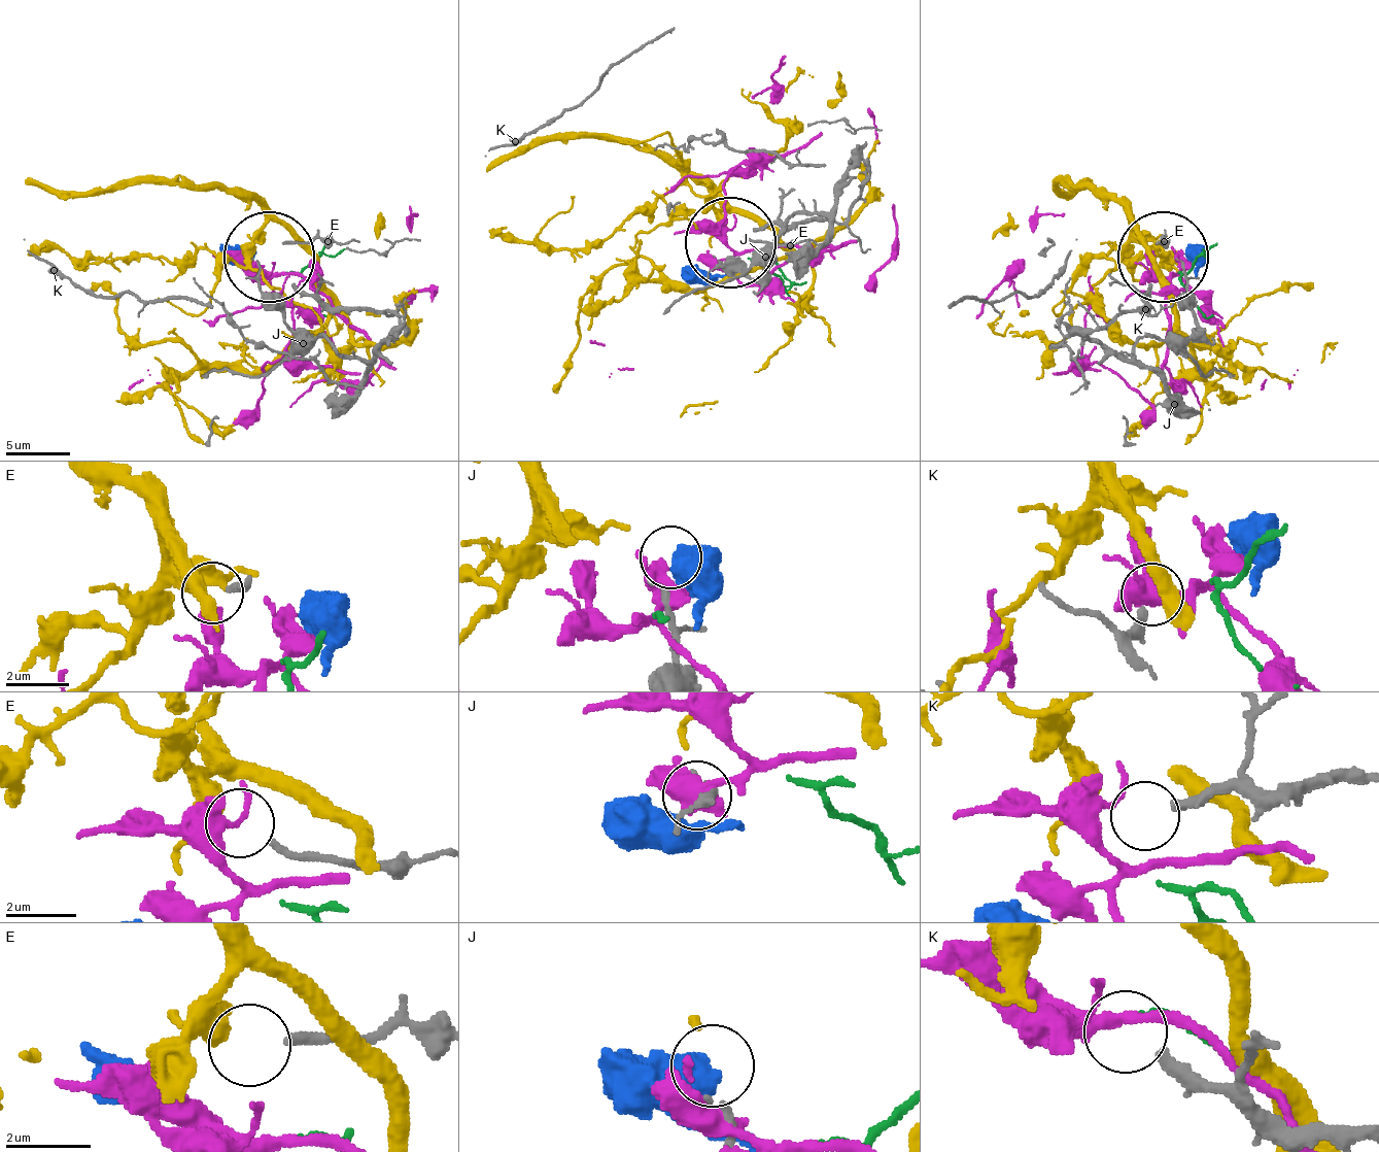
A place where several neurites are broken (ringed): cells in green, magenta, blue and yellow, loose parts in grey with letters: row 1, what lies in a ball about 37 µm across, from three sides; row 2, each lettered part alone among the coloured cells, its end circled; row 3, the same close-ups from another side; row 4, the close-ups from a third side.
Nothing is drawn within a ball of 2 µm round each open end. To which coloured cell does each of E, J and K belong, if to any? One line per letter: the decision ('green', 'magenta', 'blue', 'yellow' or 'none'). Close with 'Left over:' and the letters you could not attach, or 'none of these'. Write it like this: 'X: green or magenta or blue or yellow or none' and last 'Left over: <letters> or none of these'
E: yellow
J: none
K: none
Left over: J, K

